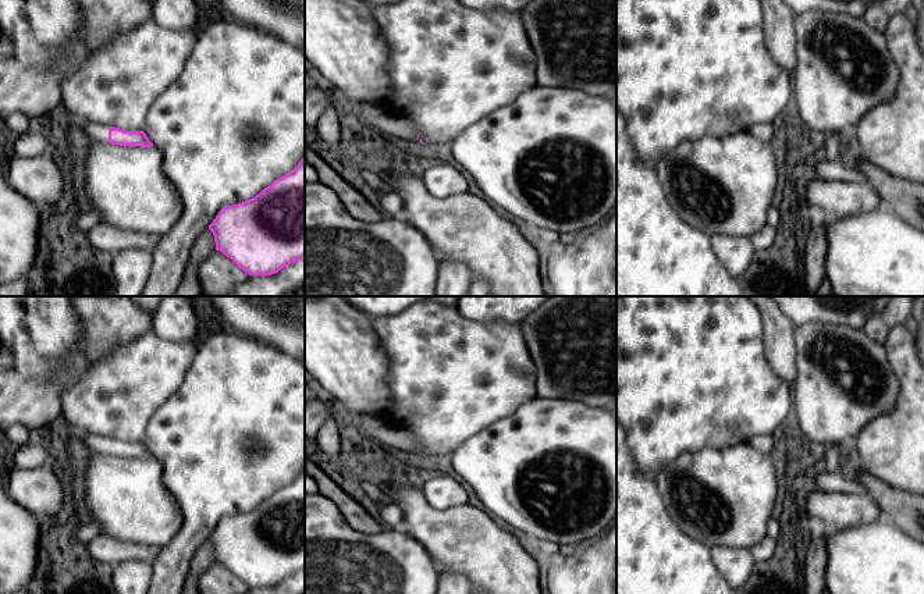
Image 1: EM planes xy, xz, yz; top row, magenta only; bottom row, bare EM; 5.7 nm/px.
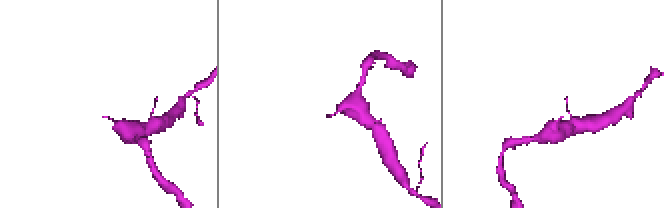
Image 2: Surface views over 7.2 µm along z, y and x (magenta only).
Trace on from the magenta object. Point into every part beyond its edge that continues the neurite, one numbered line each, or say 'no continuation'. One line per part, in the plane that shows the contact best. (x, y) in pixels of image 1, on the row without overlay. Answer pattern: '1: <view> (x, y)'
1: xy (96, 444)

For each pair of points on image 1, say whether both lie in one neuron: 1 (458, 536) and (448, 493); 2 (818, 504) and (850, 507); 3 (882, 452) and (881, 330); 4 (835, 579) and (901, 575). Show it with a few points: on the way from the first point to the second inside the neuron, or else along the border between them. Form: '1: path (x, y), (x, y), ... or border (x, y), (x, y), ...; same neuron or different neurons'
1: border (422, 491), (436, 508), (452, 508), (468, 502); different neurons
2: path (827, 507), (842, 507); same neuron
3: border (905, 323), (896, 323), (882, 344); different neurons
4: path (852, 579), (884, 579); same neuron

